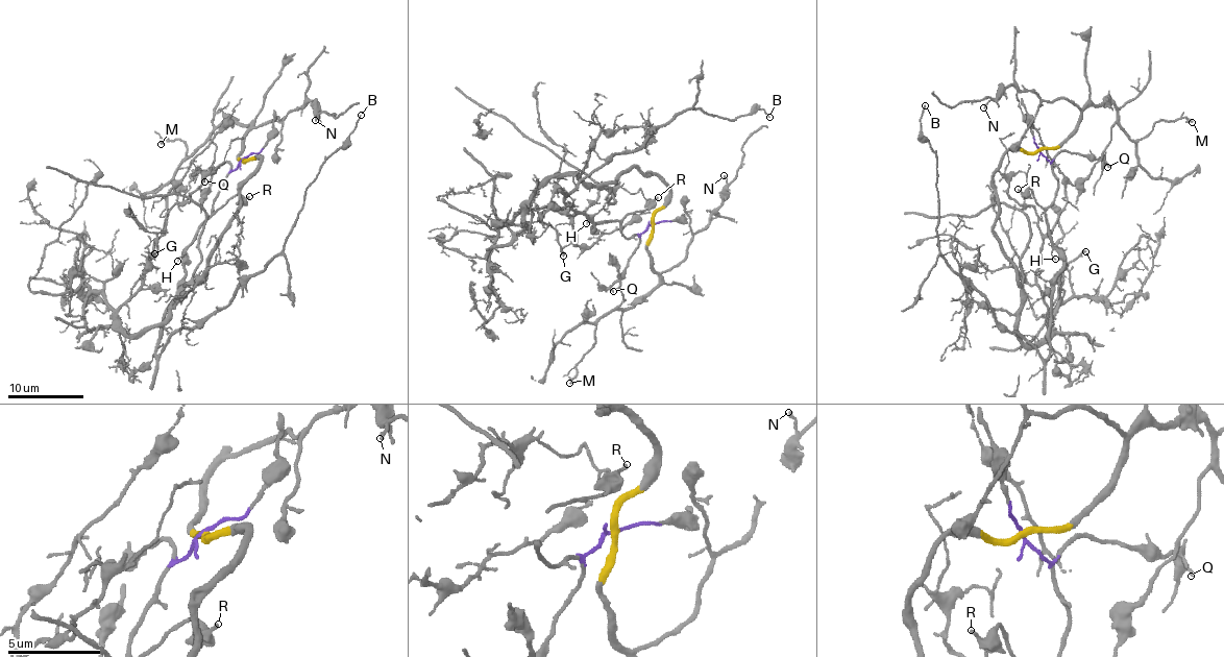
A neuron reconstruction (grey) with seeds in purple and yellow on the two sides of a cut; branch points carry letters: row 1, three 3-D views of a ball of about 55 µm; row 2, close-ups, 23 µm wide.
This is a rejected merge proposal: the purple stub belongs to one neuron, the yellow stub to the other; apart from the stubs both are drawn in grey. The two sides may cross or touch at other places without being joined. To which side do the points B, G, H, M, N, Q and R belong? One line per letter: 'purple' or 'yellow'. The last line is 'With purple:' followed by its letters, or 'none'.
B: purple
G: yellow
H: purple
M: yellow
N: yellow
Q: purple
R: purple
With purple: B, H, Q, R

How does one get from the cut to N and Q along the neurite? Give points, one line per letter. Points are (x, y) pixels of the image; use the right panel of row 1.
N: (1038, 149), (1053, 149), (1074, 129), (1080, 115), (1076, 104), (1009, 86), (983, 107)
Q: (1038, 149), (1050, 161), (1067, 150), (1102, 159), (1108, 167)

